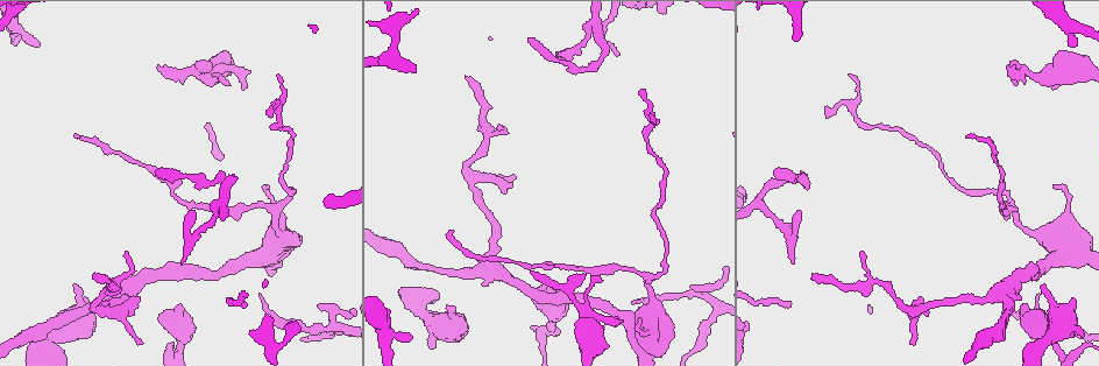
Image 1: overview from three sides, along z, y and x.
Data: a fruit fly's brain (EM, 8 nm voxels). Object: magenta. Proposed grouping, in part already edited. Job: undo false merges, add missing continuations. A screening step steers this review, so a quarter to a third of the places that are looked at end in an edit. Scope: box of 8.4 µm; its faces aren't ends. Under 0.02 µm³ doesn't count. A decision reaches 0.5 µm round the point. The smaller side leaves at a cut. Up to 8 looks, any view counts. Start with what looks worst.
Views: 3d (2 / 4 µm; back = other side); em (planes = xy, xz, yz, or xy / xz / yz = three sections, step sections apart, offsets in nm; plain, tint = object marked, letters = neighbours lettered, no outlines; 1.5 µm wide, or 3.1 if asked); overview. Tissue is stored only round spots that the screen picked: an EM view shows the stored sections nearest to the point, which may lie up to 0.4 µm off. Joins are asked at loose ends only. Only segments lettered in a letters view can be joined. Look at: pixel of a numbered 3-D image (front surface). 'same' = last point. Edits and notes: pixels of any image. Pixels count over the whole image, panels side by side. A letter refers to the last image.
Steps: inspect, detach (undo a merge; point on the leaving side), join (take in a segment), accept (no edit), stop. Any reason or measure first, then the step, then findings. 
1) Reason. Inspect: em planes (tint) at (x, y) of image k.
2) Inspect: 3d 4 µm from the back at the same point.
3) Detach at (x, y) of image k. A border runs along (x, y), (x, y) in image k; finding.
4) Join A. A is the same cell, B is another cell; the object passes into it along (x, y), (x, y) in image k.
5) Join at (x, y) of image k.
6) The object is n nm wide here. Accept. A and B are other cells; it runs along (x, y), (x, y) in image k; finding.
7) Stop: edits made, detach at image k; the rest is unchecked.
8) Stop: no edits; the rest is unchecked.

Sharp bend. Inspect: 3d 4 µm at (604, 52) of image 1.

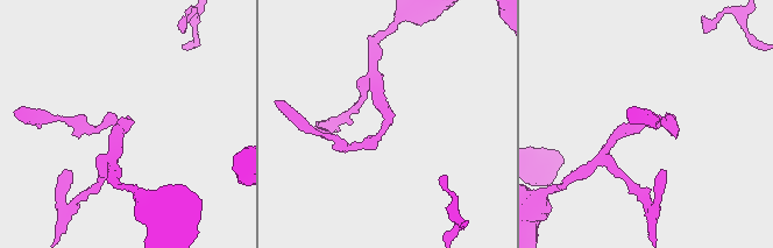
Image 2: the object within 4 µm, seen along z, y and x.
Shape alone is not enough. Inspect: em xy step 4 (tint) at (386, 125) of image 2.

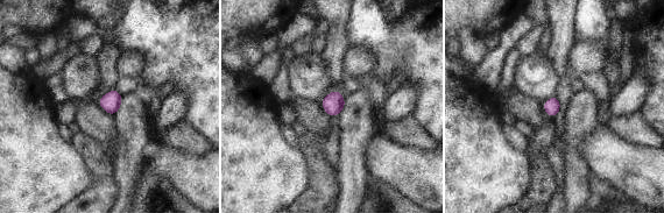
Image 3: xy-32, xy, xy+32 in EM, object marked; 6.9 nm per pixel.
Cut it another way. Inspect: em xz step 8 (letters) at the same point.

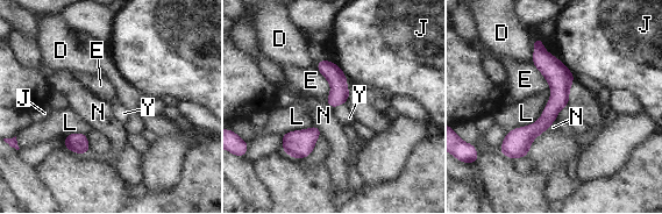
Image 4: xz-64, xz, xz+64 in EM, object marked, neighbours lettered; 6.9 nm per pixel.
Accept. D, E, J, L, N and Y are other cells; a border runs along (568, 104), (561, 108), (555, 118) in image 4; all the same cell.

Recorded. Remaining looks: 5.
Branch stops here. Inspect: em yz step 8 (letters) at (512, 182) of image 1.

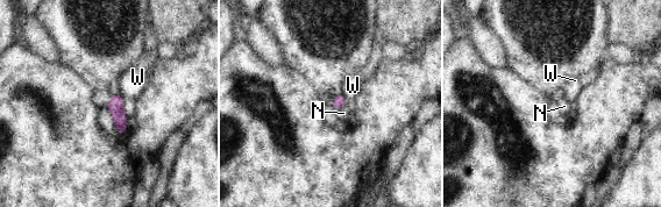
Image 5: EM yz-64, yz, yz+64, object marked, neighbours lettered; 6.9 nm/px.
Inspect: em planes (letters) at the same point.

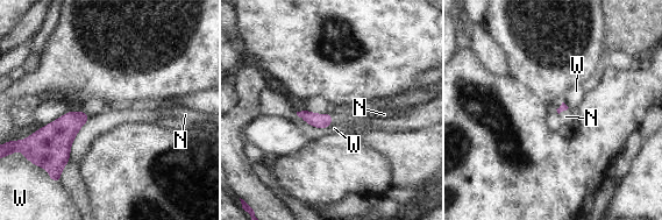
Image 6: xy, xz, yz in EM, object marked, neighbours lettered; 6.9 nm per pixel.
Join N. N is the same cell, W is another cell; the object passes into it along (317, 120), (330, 121), (350, 120) in image 6; it goes on there.

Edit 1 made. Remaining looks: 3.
An open end. Inspect: em planes (letters) at (160, 66) of image 1.

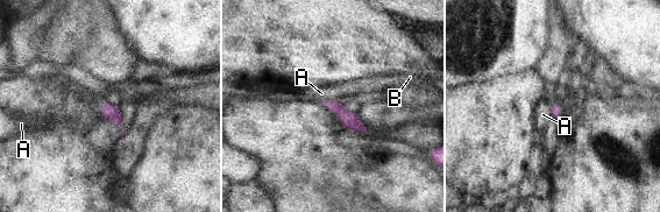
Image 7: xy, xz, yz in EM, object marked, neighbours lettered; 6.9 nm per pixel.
Accept. A and B are other cells; a border runs along (335, 99), (330, 100) in image 7; none of them fits.

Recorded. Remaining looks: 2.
Stop: edits made, join at image 6; the rest is unchecked.

